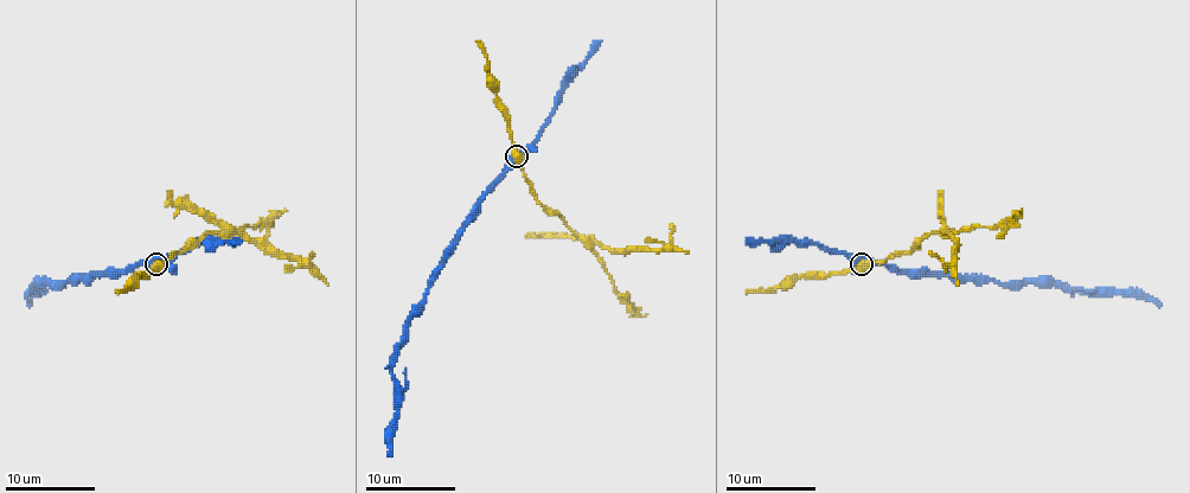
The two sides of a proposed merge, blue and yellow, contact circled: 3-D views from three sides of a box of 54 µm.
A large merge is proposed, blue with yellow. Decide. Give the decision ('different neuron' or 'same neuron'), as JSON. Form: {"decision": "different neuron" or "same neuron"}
{"decision": "different neuron"}

